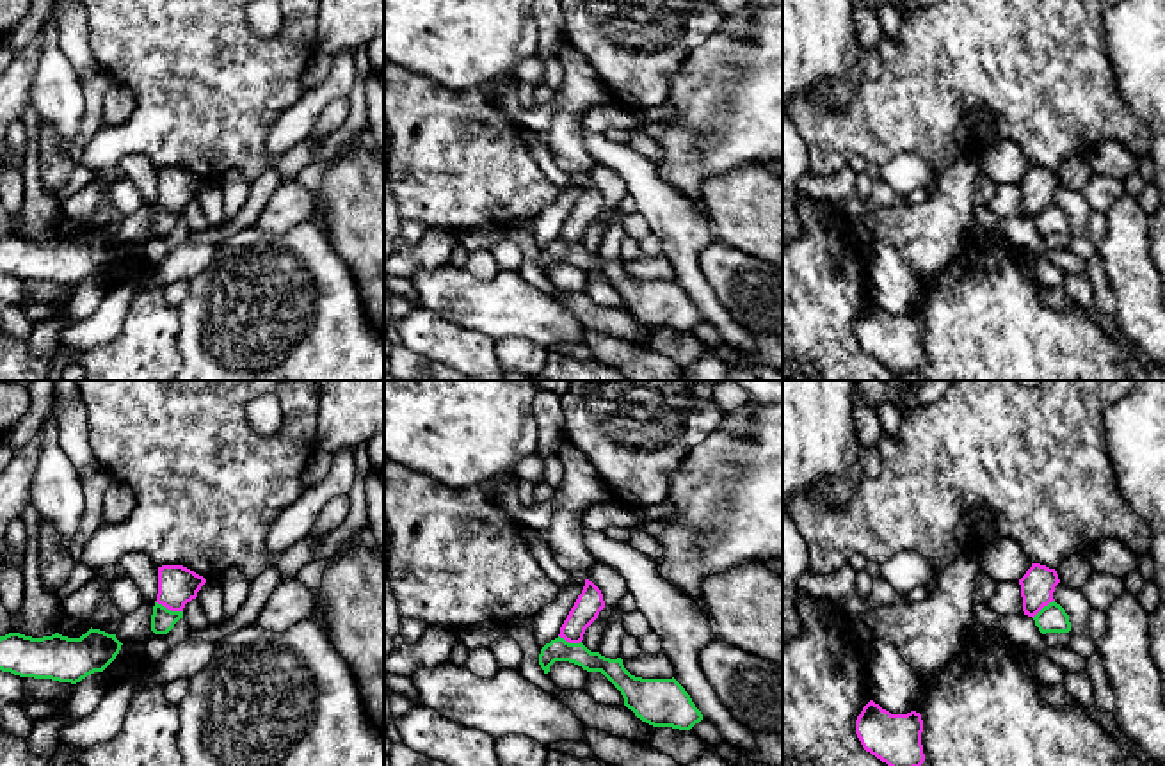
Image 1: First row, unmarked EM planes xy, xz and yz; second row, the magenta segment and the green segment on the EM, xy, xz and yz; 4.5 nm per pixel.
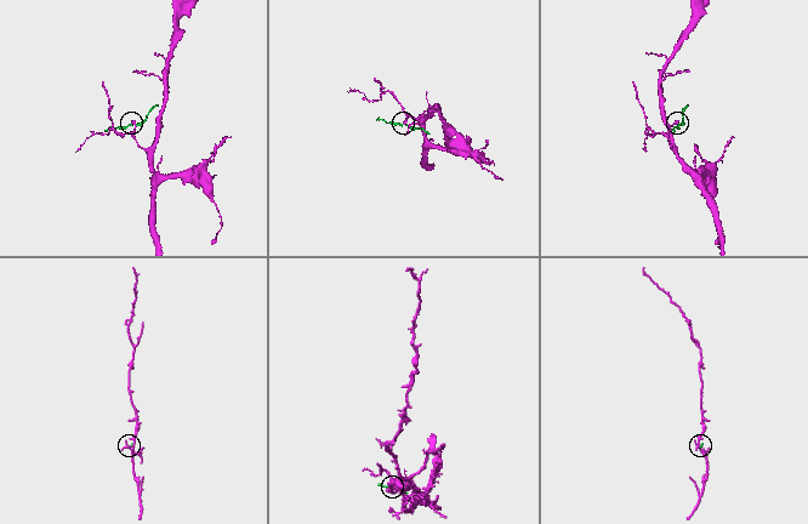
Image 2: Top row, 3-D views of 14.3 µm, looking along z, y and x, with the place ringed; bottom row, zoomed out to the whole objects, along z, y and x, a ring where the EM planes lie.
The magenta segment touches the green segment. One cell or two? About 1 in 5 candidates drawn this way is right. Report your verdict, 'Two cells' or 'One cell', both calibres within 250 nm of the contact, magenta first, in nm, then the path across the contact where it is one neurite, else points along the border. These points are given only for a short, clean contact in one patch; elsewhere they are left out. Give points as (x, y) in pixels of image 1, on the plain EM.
Two cells. Thickness 180 nm (magenta) against 110 nm. Boundary: xy (155, 203), (182, 214)

